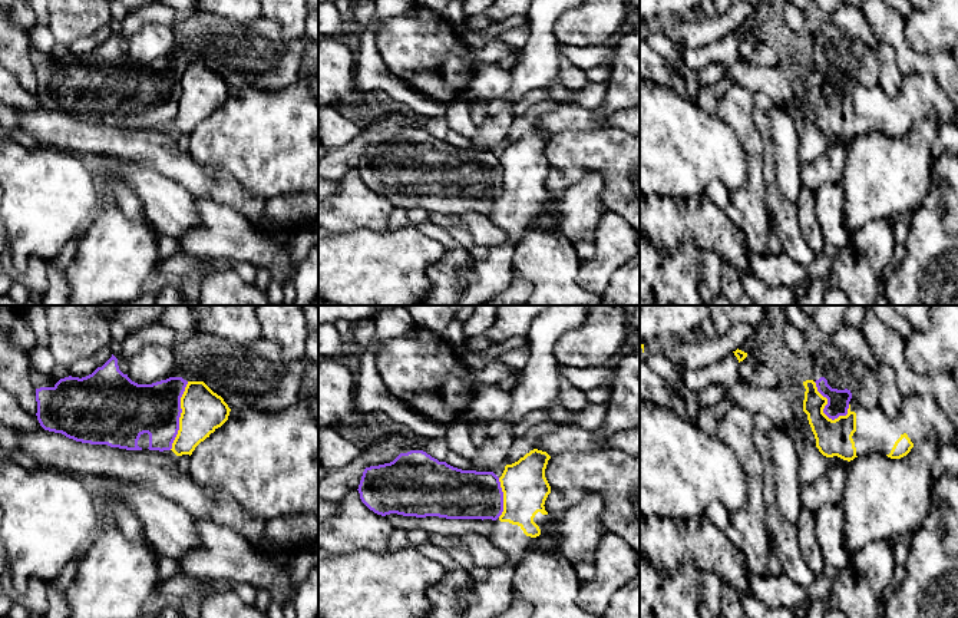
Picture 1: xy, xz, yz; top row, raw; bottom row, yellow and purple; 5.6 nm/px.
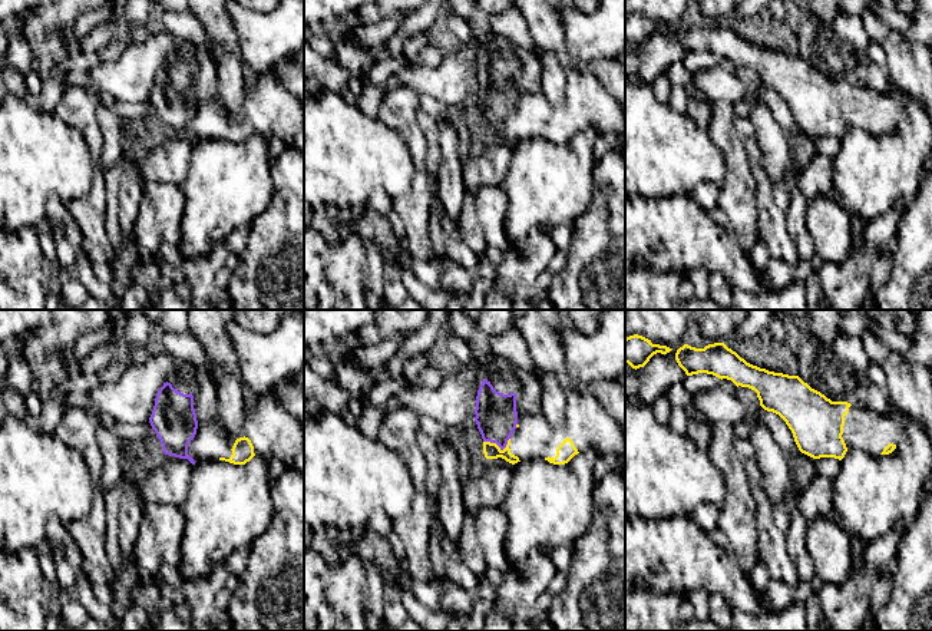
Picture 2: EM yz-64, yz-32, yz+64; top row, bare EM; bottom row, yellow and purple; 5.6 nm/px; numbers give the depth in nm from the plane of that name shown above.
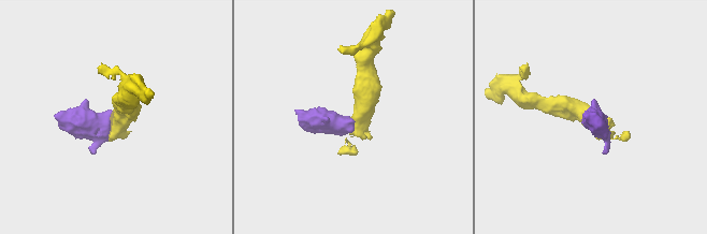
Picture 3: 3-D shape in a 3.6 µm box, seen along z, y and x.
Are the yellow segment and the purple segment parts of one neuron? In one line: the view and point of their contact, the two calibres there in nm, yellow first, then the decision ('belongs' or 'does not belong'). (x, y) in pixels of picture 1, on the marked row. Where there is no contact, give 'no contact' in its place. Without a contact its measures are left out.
xy (181, 416) | 240/280 nm | does not belong

